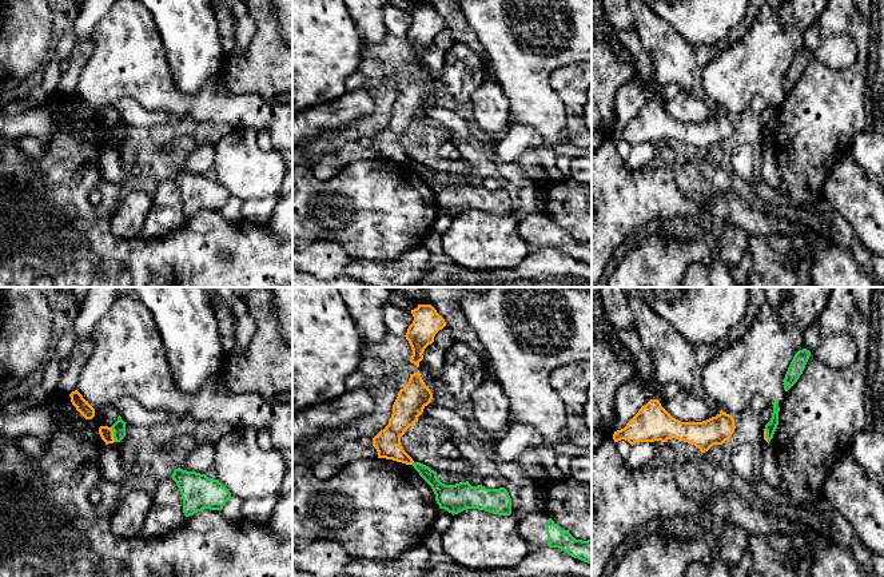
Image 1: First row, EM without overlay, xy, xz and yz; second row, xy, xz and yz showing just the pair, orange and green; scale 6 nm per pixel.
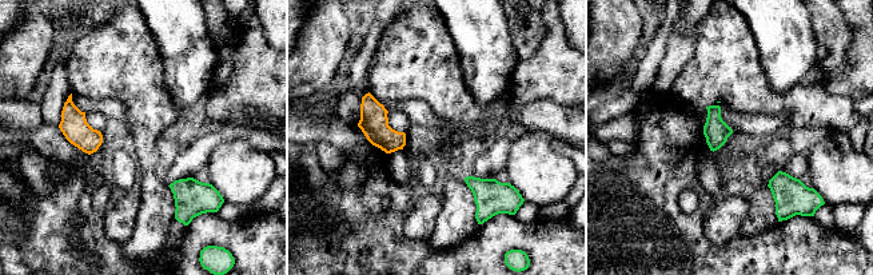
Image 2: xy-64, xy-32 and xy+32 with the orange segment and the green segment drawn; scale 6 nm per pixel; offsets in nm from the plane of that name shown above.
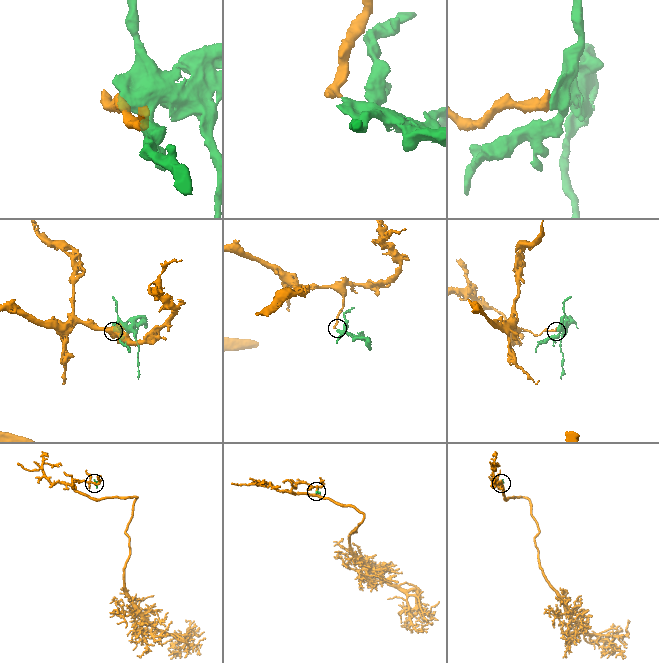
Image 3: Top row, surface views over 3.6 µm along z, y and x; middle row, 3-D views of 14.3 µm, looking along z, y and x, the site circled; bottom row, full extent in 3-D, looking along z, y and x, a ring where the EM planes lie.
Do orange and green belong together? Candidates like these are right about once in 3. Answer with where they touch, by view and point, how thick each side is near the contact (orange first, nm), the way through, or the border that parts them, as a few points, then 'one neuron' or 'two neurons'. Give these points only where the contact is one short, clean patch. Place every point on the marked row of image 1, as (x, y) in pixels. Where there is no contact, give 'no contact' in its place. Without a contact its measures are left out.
contact xy (112, 434); calibres 80 and 80 nm; border xy (111, 426), (115, 441); two neurons

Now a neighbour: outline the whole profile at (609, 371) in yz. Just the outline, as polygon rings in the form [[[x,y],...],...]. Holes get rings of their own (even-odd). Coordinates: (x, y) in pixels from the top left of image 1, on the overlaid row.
[[[592,287],[592,454],[616,429],[616,394],[618,389],[633,378],[634,366],[630,361],[622,359],[609,346],[609,339],[616,329],[604,315],[600,287]]]

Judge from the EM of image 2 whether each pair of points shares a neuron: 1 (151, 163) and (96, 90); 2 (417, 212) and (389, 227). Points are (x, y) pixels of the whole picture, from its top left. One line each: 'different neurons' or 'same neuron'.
1: same neuron
2: different neurons

